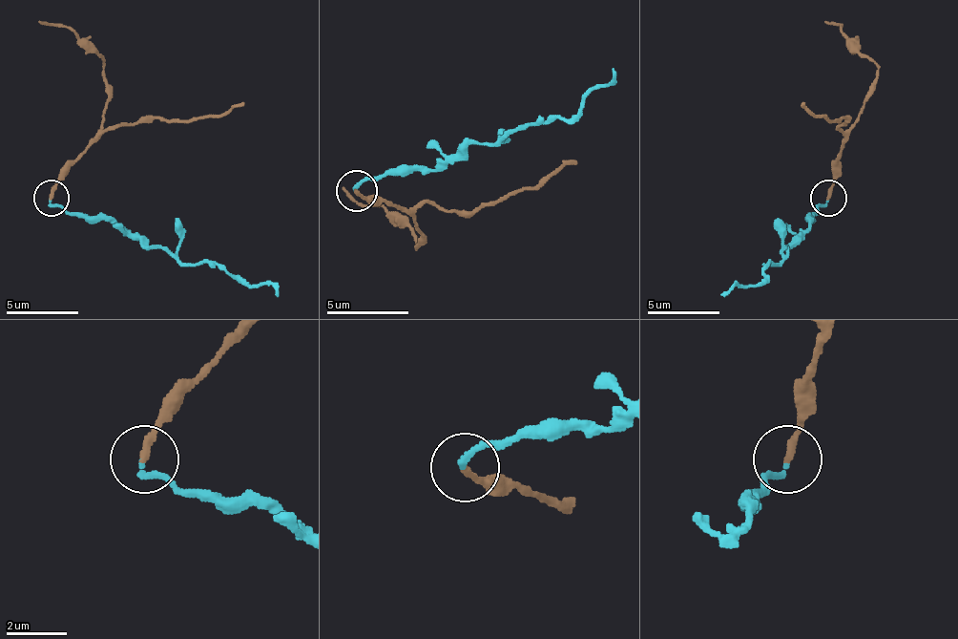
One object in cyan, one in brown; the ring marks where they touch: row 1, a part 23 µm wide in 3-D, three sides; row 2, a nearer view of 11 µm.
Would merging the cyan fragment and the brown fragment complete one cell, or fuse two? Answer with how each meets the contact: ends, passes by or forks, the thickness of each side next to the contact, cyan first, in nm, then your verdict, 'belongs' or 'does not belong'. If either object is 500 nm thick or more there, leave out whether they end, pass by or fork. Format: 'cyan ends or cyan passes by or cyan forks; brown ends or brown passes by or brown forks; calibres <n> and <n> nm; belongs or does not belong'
cyan ends; brown ends; calibres 200 and 240 nm; does not belong

